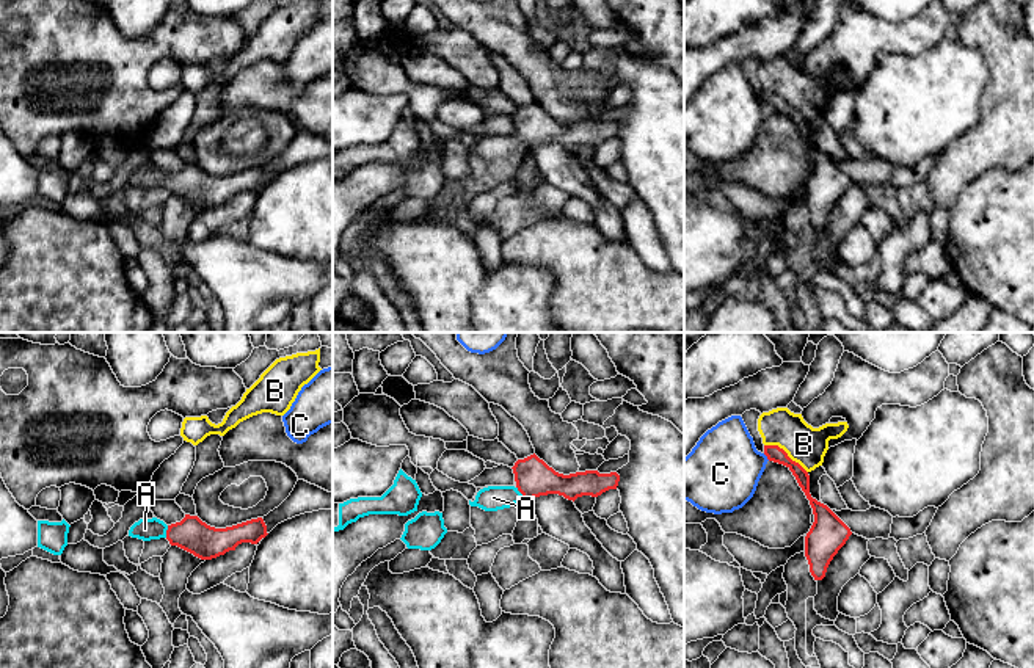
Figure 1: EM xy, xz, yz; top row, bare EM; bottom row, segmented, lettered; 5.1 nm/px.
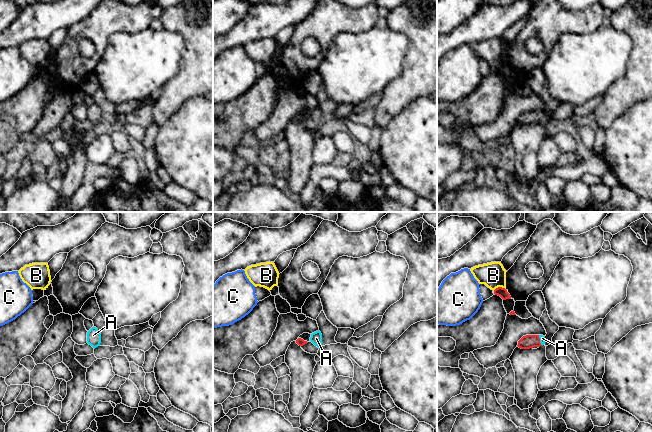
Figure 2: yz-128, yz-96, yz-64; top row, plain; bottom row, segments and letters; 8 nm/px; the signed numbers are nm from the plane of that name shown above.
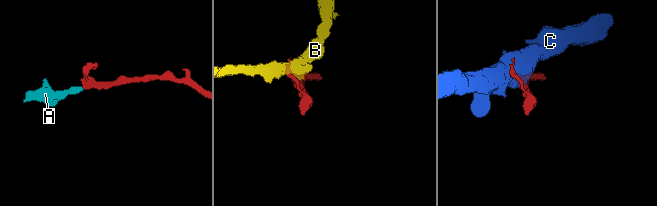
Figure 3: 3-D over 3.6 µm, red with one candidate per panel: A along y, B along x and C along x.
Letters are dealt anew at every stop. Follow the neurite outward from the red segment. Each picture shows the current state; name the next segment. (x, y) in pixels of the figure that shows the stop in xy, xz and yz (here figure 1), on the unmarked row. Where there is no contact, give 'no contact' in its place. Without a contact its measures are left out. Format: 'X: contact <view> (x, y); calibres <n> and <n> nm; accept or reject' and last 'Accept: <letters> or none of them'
A: contact xz (520, 140); calibres 190 and 130 nm; accept
B: contact yz (786, 102); calibres 80 and 200 nm; reject
C: contact yz (766, 104); calibres 80 and 380 nm; reject
Accept: A

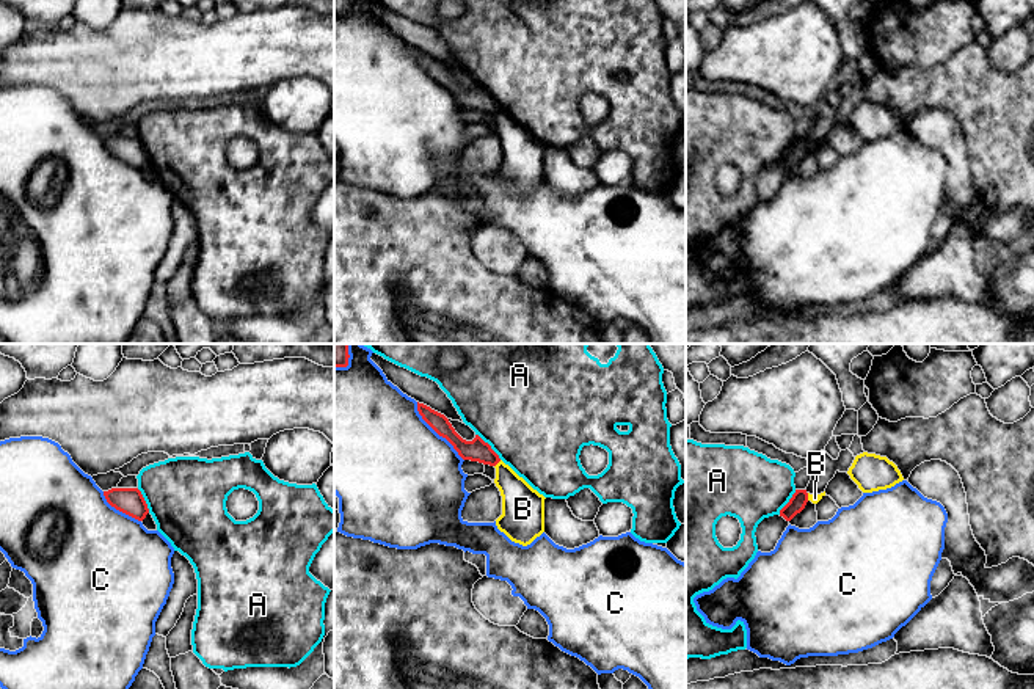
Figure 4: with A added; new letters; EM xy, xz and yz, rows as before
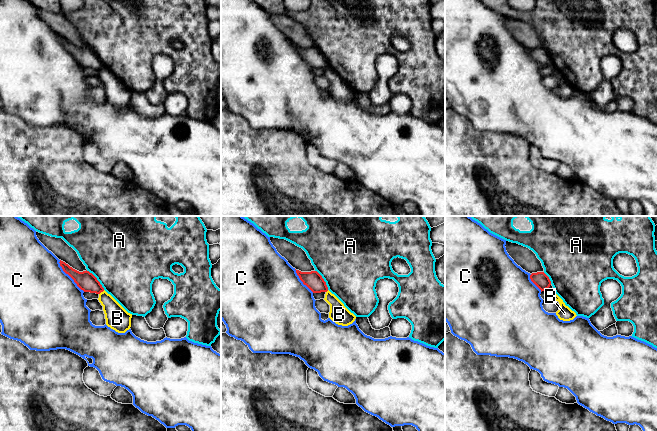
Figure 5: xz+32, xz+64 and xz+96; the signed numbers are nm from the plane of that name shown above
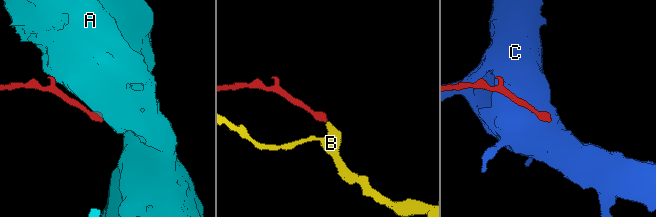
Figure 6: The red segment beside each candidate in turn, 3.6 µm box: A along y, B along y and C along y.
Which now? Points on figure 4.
A: contact xz (490, 94); calibres 110 and 500 nm; reject
B: contact xz (498, 110); calibres 110 and 200 nm; reject
C: contact xz (436, 80); calibres 110 and 500 nm; reject
Accept: none of them

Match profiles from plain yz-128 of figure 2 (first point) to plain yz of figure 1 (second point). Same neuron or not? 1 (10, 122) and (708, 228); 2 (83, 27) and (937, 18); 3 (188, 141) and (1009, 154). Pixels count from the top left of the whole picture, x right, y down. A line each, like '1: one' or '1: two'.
1: two
2: one
3: two

